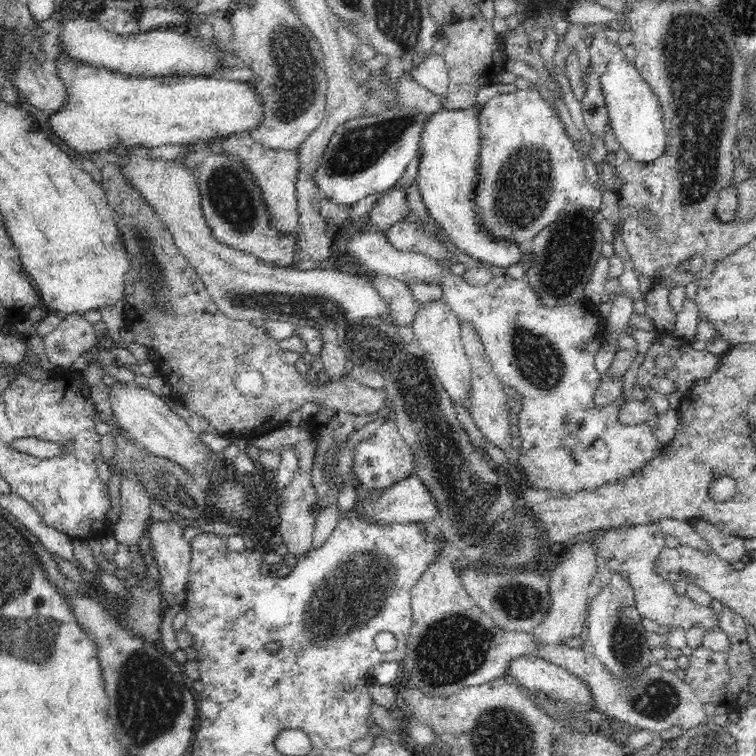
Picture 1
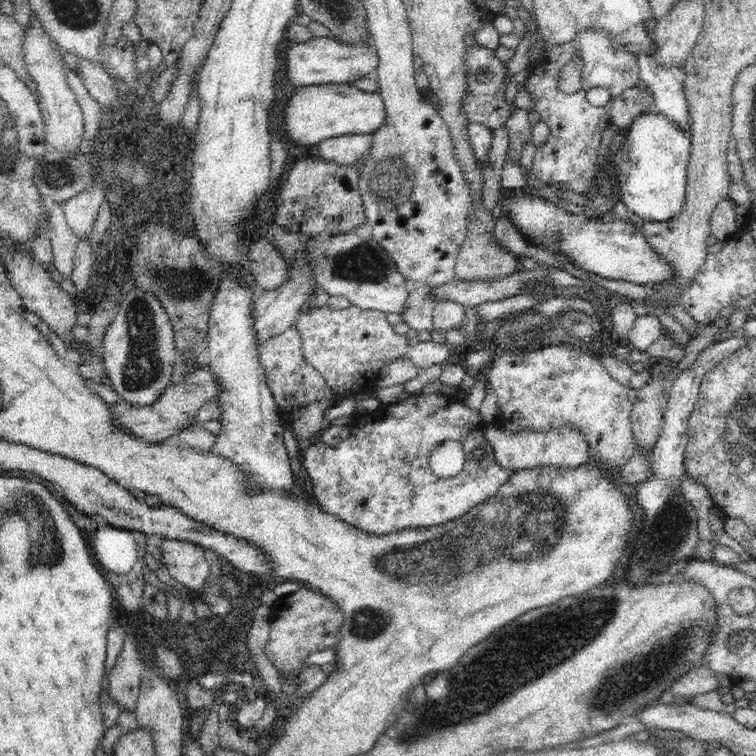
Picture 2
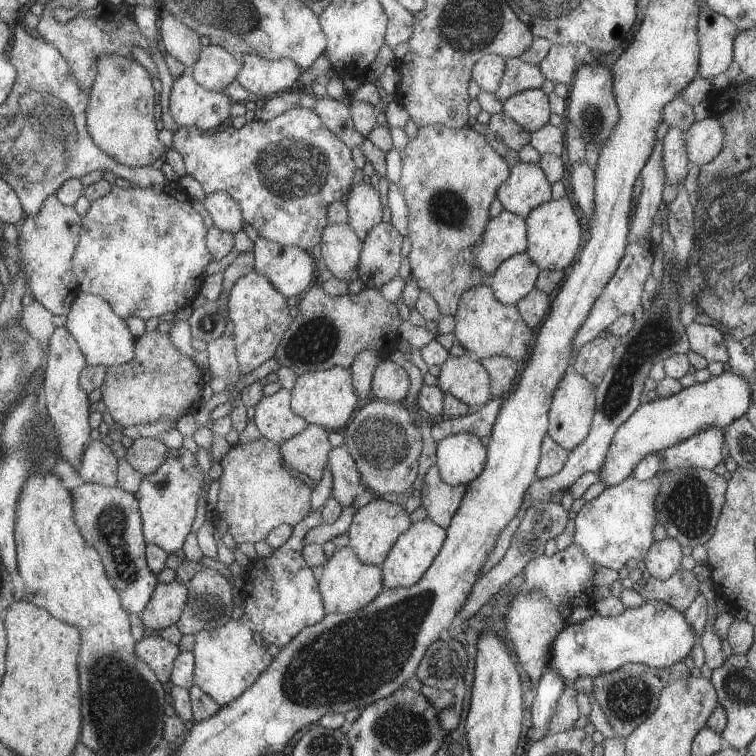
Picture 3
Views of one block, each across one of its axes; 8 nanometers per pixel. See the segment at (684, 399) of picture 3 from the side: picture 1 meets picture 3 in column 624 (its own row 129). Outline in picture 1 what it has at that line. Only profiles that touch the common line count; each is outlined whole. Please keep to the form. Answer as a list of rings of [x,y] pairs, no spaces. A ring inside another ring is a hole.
[[[471,107],[461,110],[440,110],[428,117],[421,128],[420,163],[414,183],[432,219],[448,235],[449,241],[473,259],[490,266],[508,268],[522,254],[515,242],[502,240],[484,229],[475,206],[479,184],[480,113]]]

